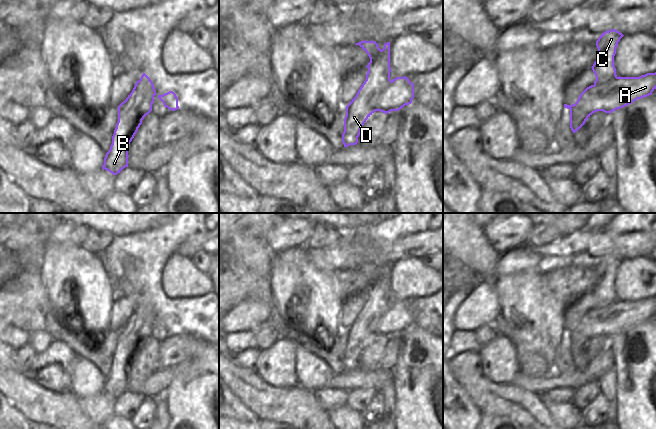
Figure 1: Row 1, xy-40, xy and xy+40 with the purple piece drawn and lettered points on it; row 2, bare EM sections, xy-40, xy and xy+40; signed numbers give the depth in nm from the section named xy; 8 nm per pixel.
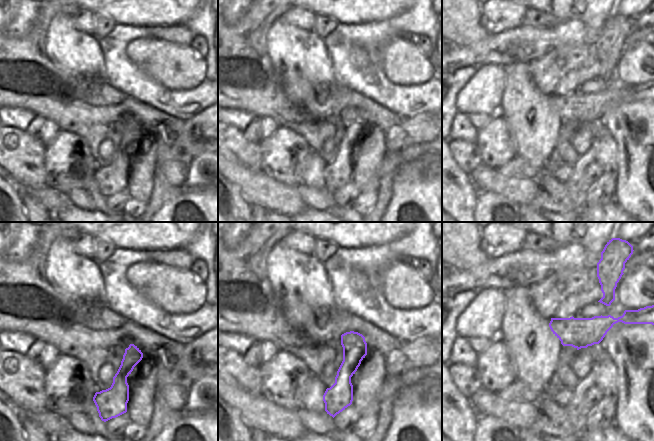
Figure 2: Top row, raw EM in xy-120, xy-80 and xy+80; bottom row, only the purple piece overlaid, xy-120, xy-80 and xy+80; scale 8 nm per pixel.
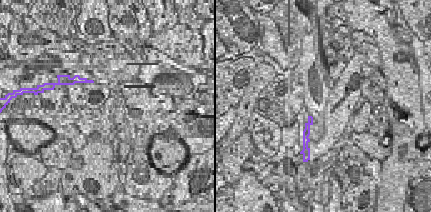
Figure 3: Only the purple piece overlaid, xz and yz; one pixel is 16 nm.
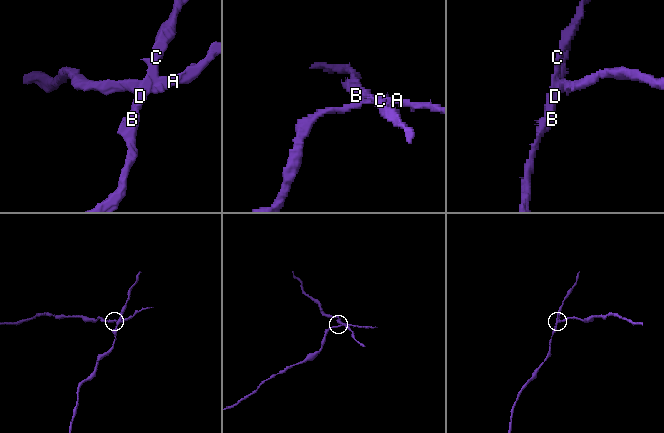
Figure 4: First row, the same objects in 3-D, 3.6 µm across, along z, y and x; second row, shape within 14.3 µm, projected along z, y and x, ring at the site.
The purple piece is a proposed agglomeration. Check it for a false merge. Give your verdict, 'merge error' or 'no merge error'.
merge error

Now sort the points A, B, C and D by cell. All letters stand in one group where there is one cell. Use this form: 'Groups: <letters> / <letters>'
Groups: A / B C D

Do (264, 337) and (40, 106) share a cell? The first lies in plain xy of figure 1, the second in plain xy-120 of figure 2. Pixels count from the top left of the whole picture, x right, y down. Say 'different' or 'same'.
different

